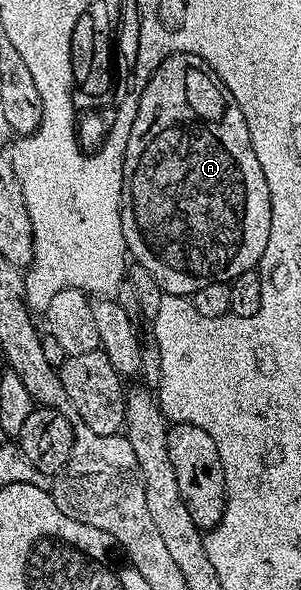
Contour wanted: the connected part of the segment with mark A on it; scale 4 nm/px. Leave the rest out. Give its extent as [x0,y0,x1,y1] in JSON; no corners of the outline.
[120,54,270,296]

